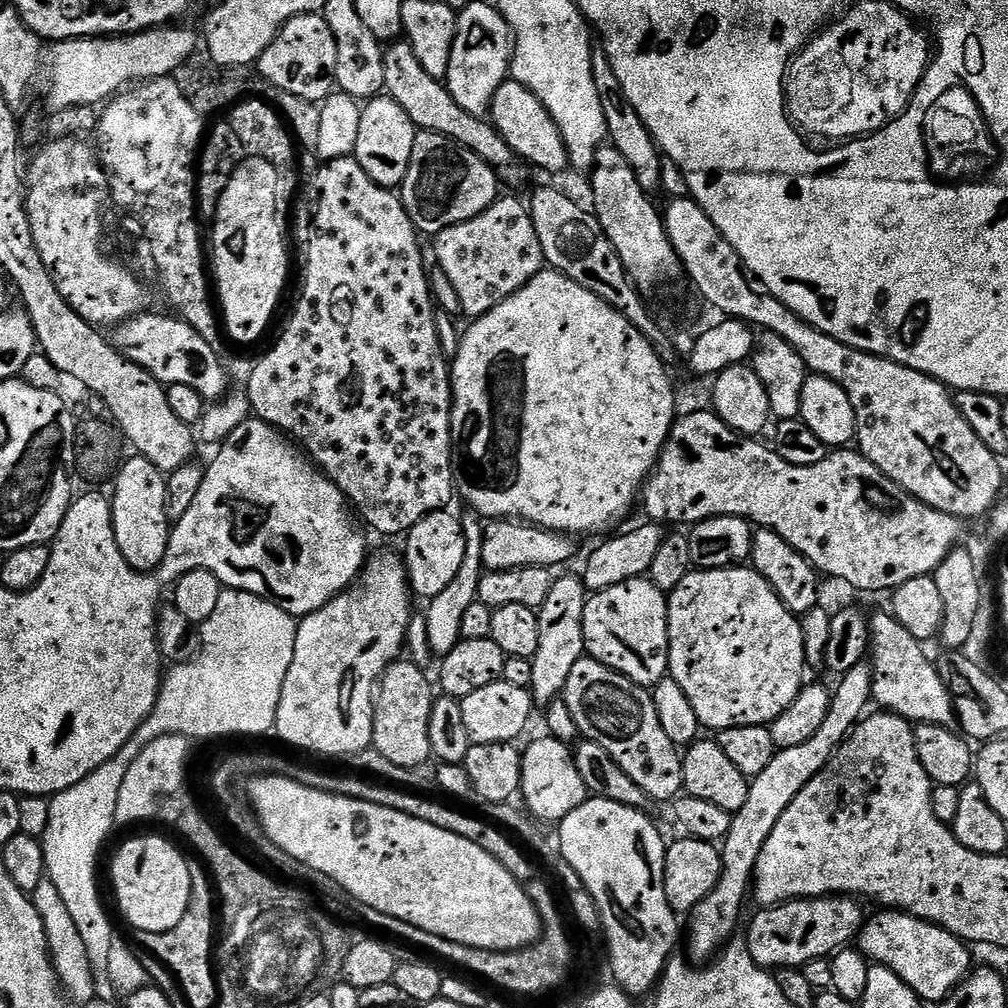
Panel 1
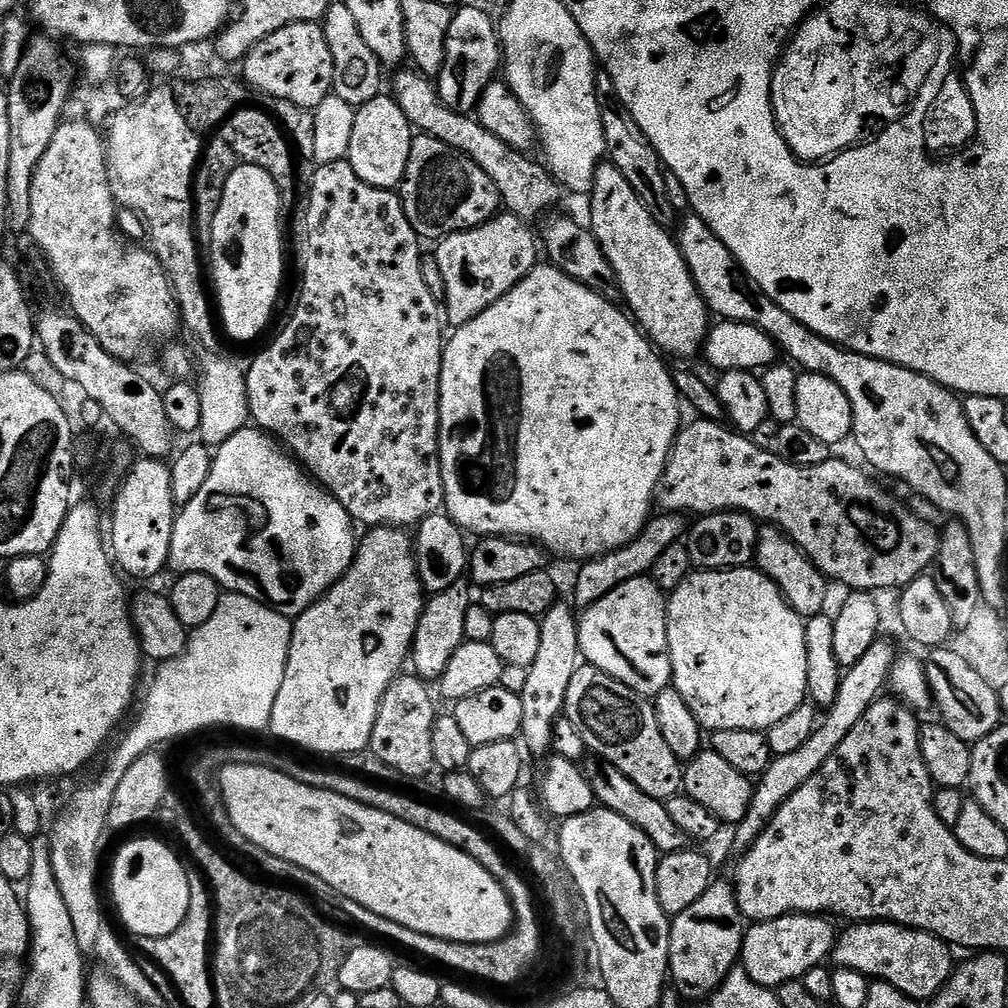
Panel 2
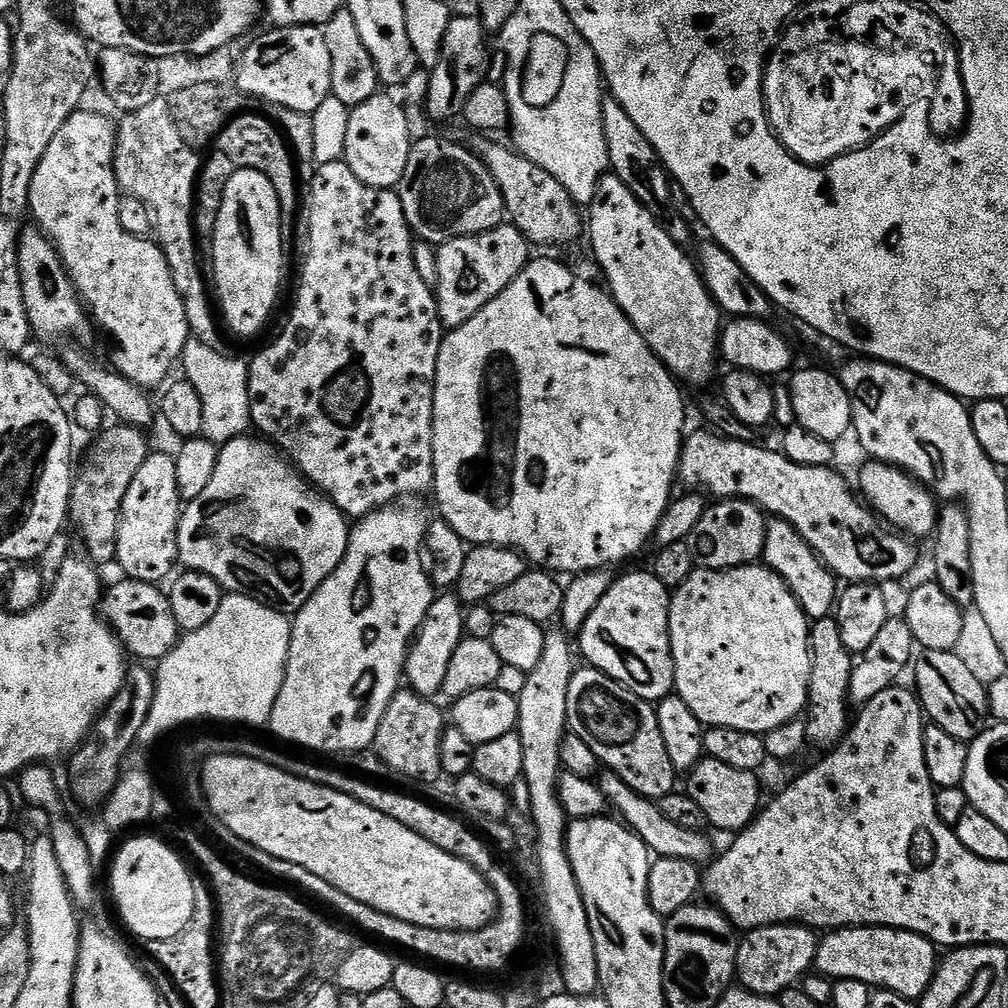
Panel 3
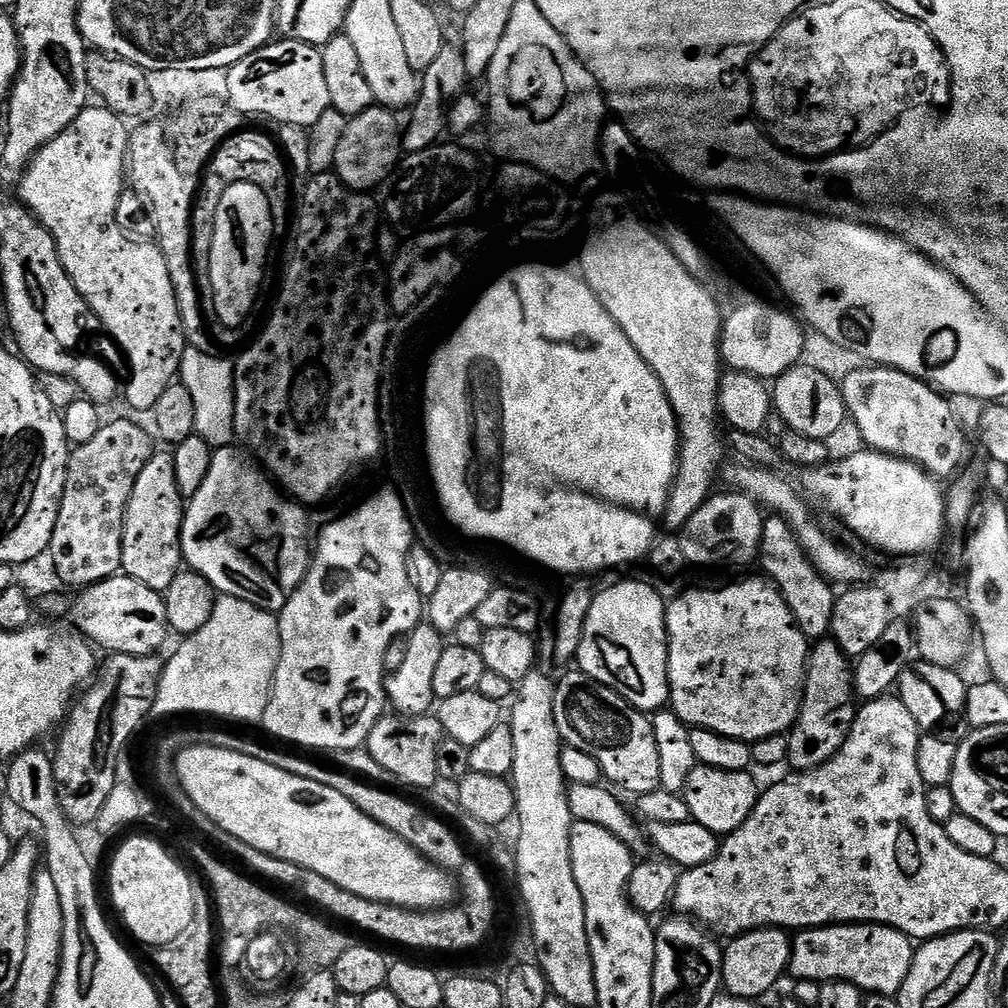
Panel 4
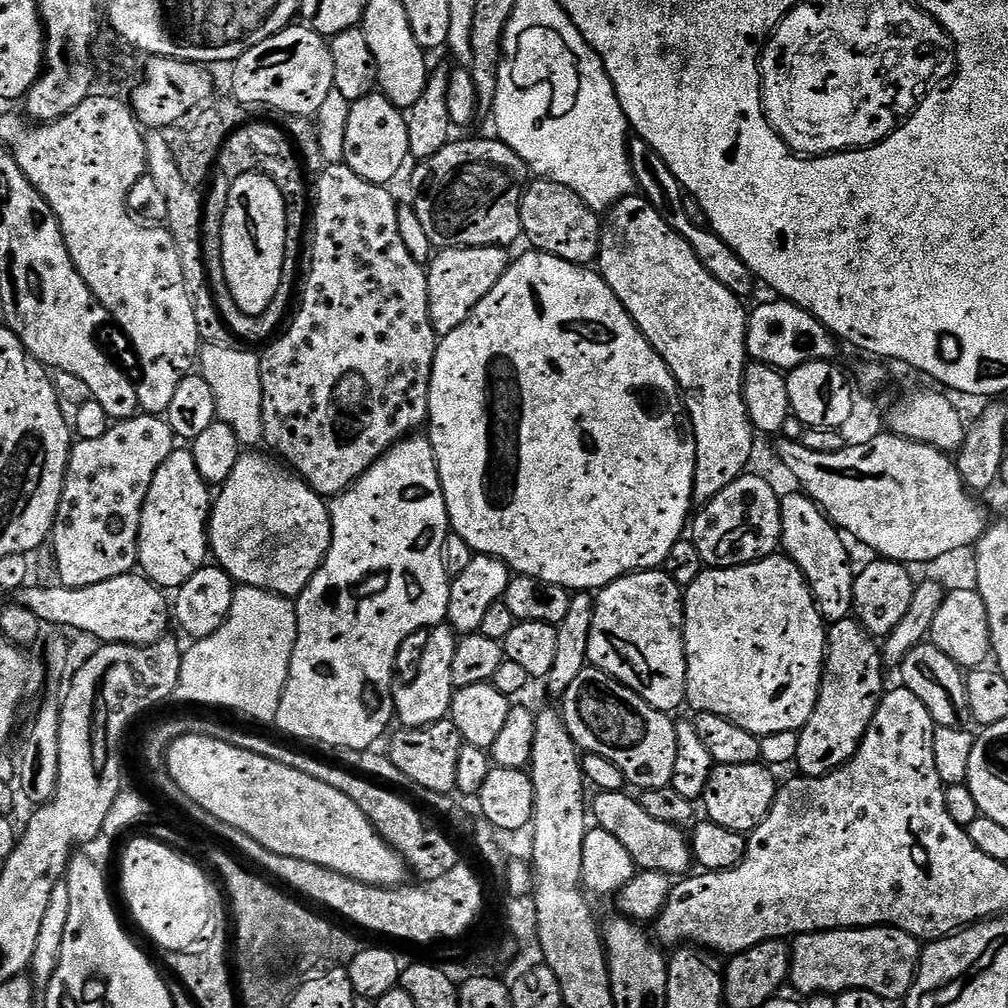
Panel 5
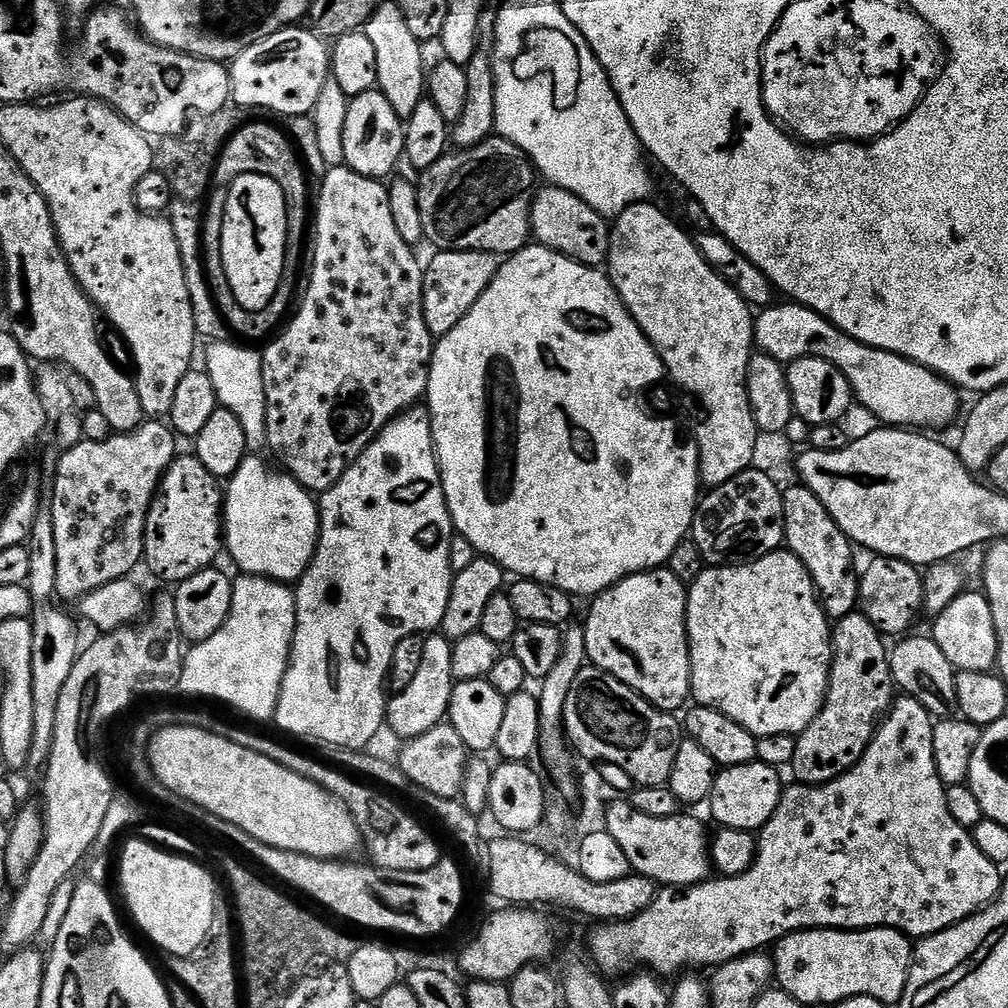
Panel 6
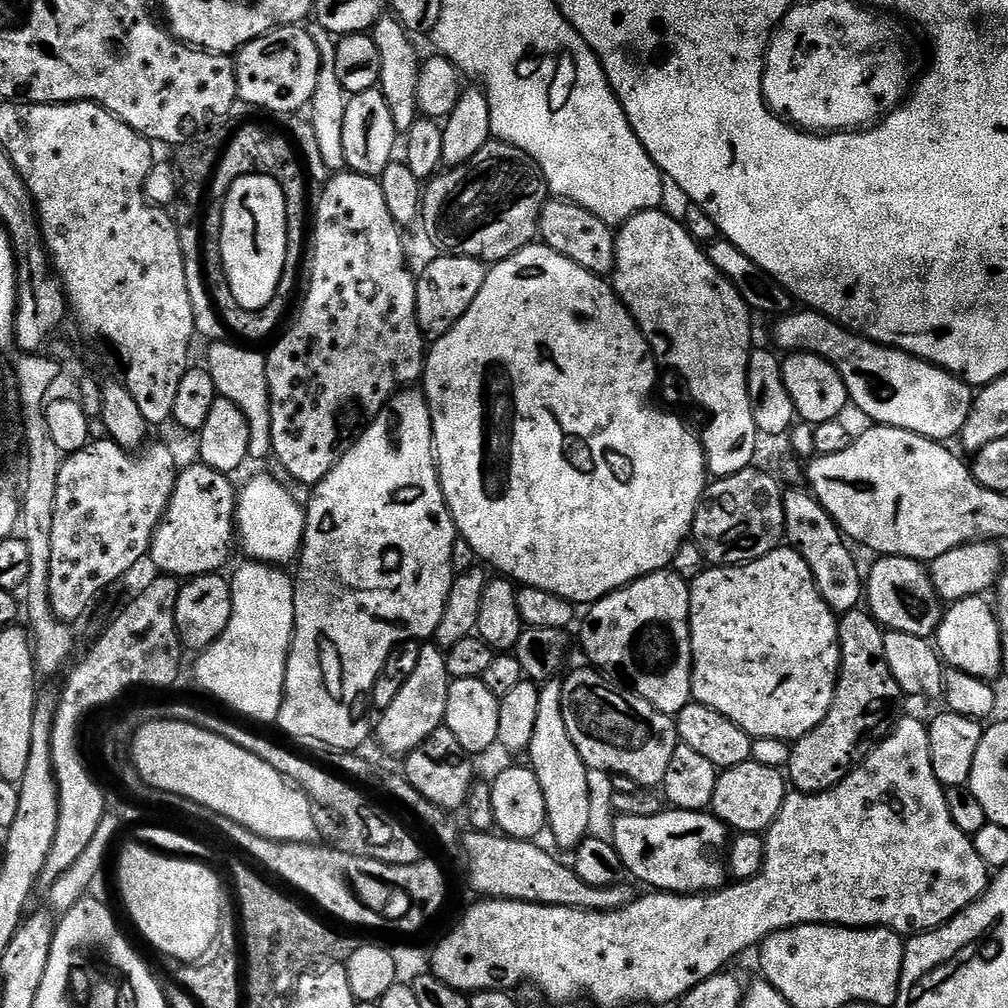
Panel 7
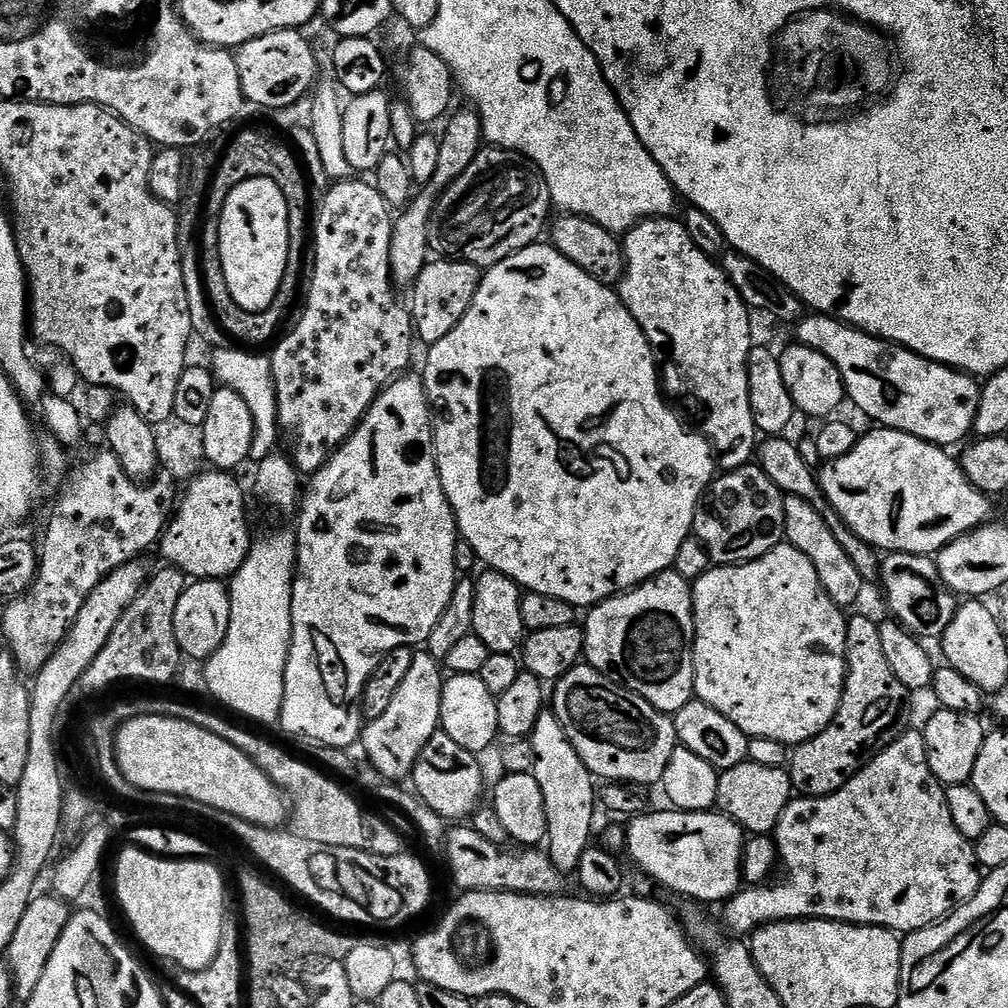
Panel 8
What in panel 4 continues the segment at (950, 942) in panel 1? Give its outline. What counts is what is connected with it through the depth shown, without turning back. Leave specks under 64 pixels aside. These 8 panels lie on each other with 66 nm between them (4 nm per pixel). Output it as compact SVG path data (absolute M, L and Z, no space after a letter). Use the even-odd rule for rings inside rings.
M834 924L805 931L801 936L804 937L797 941L792 967L799 979L817 982L845 980L847 984L858 986L865 993L877 992L880 996L892 996L903 990L904 983L912 976L916 952L918 956L918 948L912 937L899 932L897 928L887 928L885 924Z

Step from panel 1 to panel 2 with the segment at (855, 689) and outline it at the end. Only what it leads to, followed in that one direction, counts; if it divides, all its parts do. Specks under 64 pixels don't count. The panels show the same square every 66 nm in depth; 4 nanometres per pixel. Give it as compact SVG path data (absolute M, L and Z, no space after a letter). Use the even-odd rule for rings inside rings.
M884 638L874 641L870 650L866 650L866 654L862 654L862 658L858 658L854 667L847 669L841 675L838 694L825 715L828 717L825 720L823 717L822 723L812 733L812 737L806 742L802 742L802 746L798 746L798 750L775 757L768 767L759 773L752 790L752 801L746 814L734 828L736 844L740 850L747 850L752 845L768 821L771 820L772 815L784 805L786 798L790 798L790 794L794 794L794 790L798 790L810 778L814 778L814 774L824 765L826 758L832 756L834 750L838 750L838 746L846 738L846 734L850 734L850 730L854 730L858 718L862 718L862 714L866 714L866 710L870 710L872 703L881 695L882 685L888 679L893 659L894 651L892 652L890 641L884 640ZM713 879L698 902L686 906L670 920L668 976L671 987L676 987L675 995L684 1002L707 1000L737 967L745 931L746 921L737 906L733 881Z

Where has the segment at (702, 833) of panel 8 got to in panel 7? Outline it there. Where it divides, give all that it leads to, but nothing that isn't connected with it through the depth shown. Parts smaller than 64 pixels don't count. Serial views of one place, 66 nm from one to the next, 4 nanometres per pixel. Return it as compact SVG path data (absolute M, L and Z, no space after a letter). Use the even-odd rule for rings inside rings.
M666 810L650 816L615 817L612 841L622 858L625 871L655 891L680 895L719 891L728 878L724 861L724 853L730 842L727 825L707 811Z

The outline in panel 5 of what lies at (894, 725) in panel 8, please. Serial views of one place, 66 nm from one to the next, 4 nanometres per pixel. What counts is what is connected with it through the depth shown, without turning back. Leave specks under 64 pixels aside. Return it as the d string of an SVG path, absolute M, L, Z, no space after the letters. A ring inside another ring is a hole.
M855 618L837 620L827 629L820 693L816 698L814 714L810 714L806 726L798 733L798 752L794 764L795 767L800 767L799 775L824 776L848 763L859 750L876 713L876 707L882 703L886 692L886 660L882 655L882 648L875 643L879 644Z

